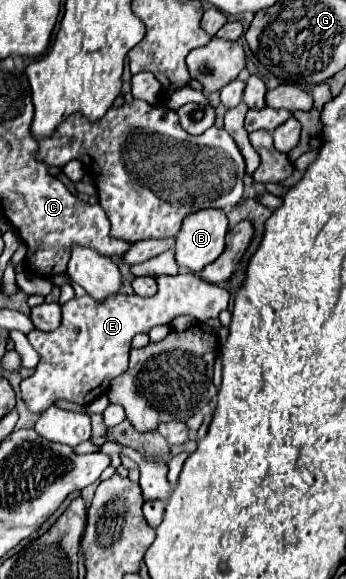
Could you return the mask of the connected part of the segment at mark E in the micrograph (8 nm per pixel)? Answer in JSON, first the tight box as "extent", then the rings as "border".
{"extent":[22,272,230,414],"border":[[[180,272],[176,276],[158,276],[158,292],[150,298],[136,294],[112,294],[98,302],[86,294],[86,310],[82,298],[72,298],[62,306],[62,324],[52,332],[32,330],[28,340],[40,354],[40,364],[32,378],[22,380],[22,398],[36,414],[44,412],[58,398],[66,398],[80,406],[88,406],[94,398],[106,394],[110,382],[126,372],[130,342],[138,332],[148,332],[154,326],[170,324],[176,316],[188,314],[198,322],[218,318],[228,308],[230,294],[222,286],[206,284],[196,274]]]}

